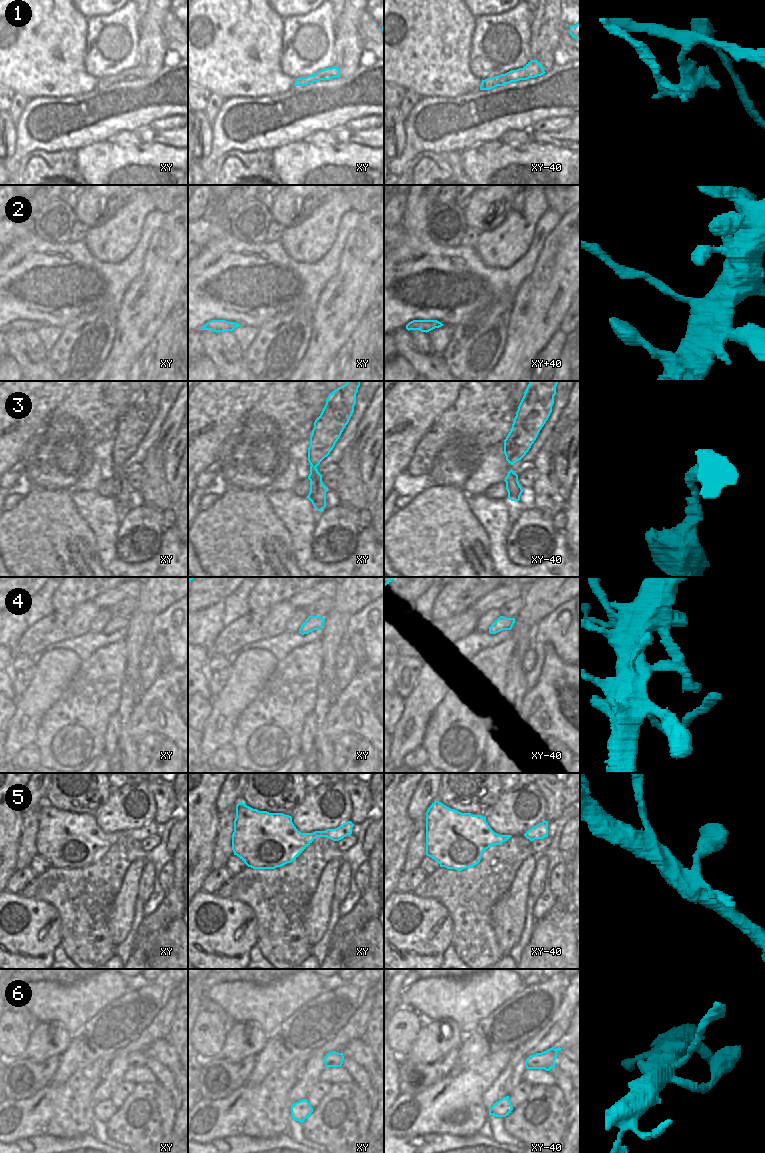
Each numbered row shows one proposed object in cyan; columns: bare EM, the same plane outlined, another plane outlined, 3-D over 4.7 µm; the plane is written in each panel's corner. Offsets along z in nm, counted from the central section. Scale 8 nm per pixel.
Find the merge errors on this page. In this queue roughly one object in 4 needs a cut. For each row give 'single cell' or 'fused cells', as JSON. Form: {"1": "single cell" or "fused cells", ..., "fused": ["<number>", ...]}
{"1": "fused cells", "2": "fused cells", "3": "single cell", "4": "single cell", "5": "single cell", "6": "single cell", "fused": ["1", "2"]}

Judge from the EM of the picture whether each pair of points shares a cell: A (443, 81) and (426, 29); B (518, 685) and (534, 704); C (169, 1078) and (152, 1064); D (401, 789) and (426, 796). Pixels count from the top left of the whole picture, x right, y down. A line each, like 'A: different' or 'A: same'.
A: same
B: different
C: same
D: different

